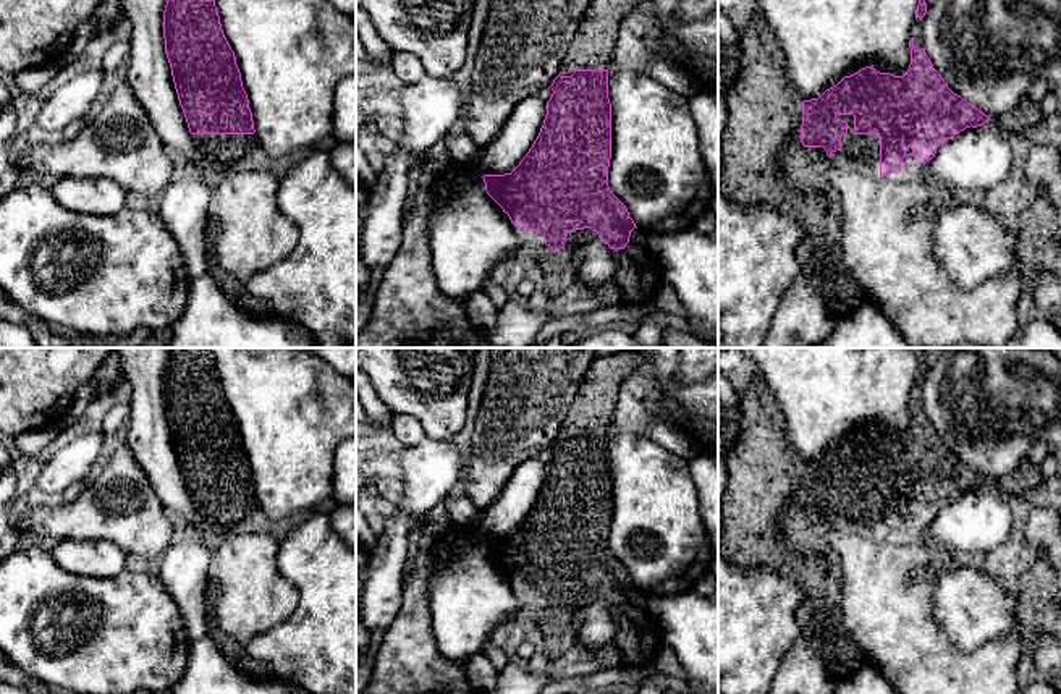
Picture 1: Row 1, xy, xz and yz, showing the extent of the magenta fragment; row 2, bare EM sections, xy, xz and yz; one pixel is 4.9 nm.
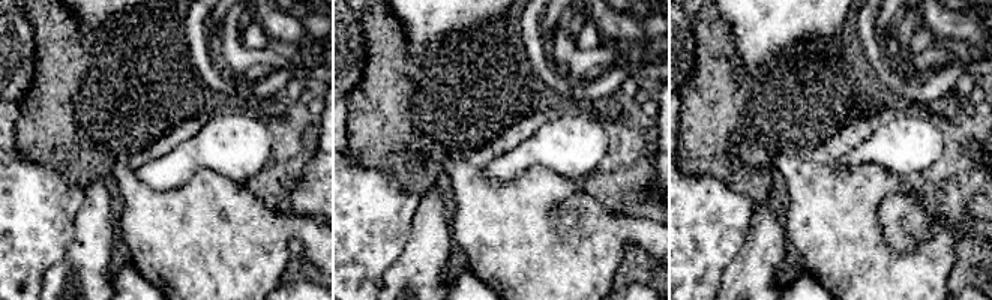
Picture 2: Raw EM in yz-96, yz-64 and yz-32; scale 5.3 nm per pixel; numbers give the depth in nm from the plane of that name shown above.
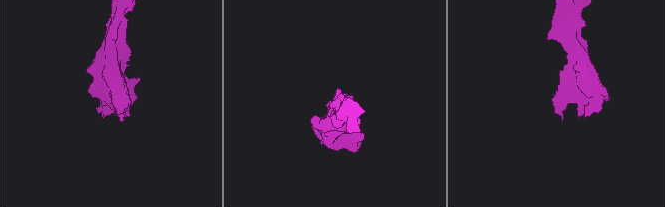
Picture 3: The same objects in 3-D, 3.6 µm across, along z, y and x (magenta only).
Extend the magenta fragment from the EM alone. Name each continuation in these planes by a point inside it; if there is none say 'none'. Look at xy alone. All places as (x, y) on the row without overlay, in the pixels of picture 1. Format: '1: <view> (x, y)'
1: xy (224, 513)

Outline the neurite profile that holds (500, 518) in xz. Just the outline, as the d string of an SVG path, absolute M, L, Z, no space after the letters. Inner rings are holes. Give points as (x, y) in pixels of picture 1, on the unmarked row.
M537 456L524 459L503 485L501 493L484 511L477 524L480 537L511 535L526 519L547 477L547 464Z

